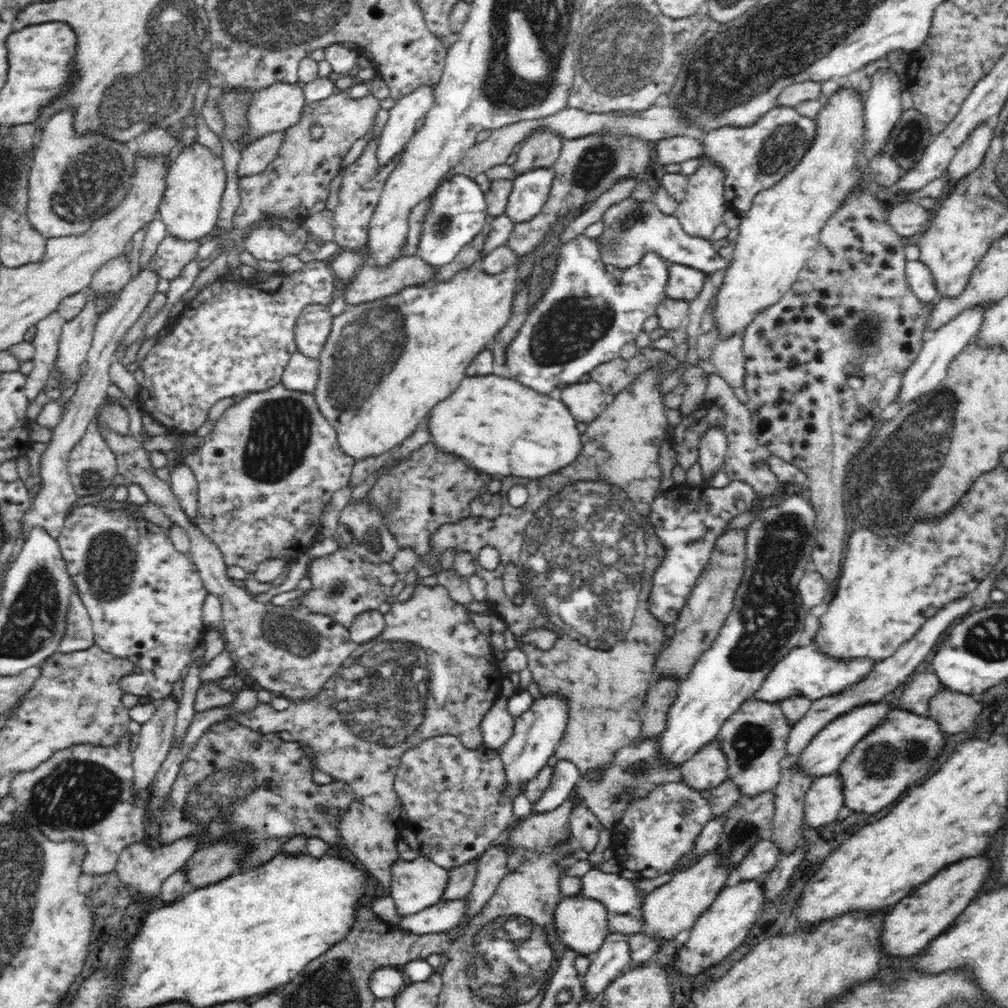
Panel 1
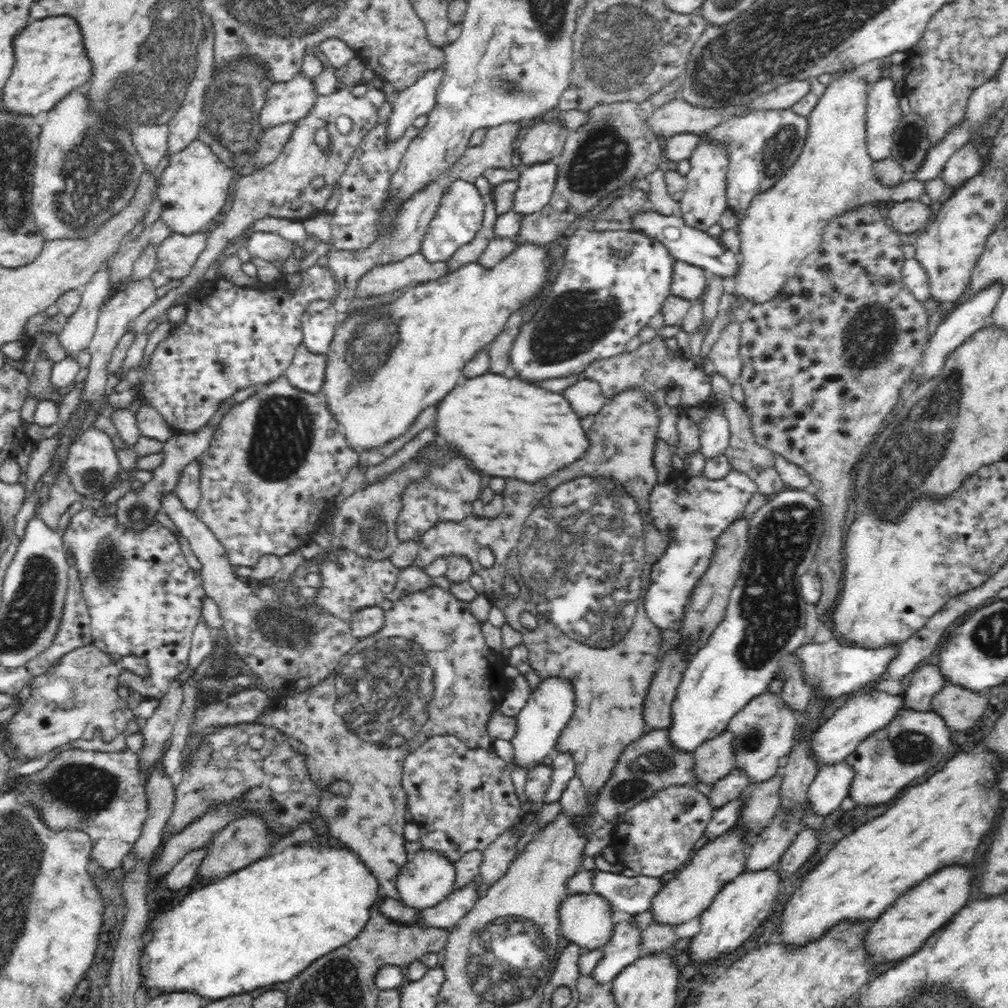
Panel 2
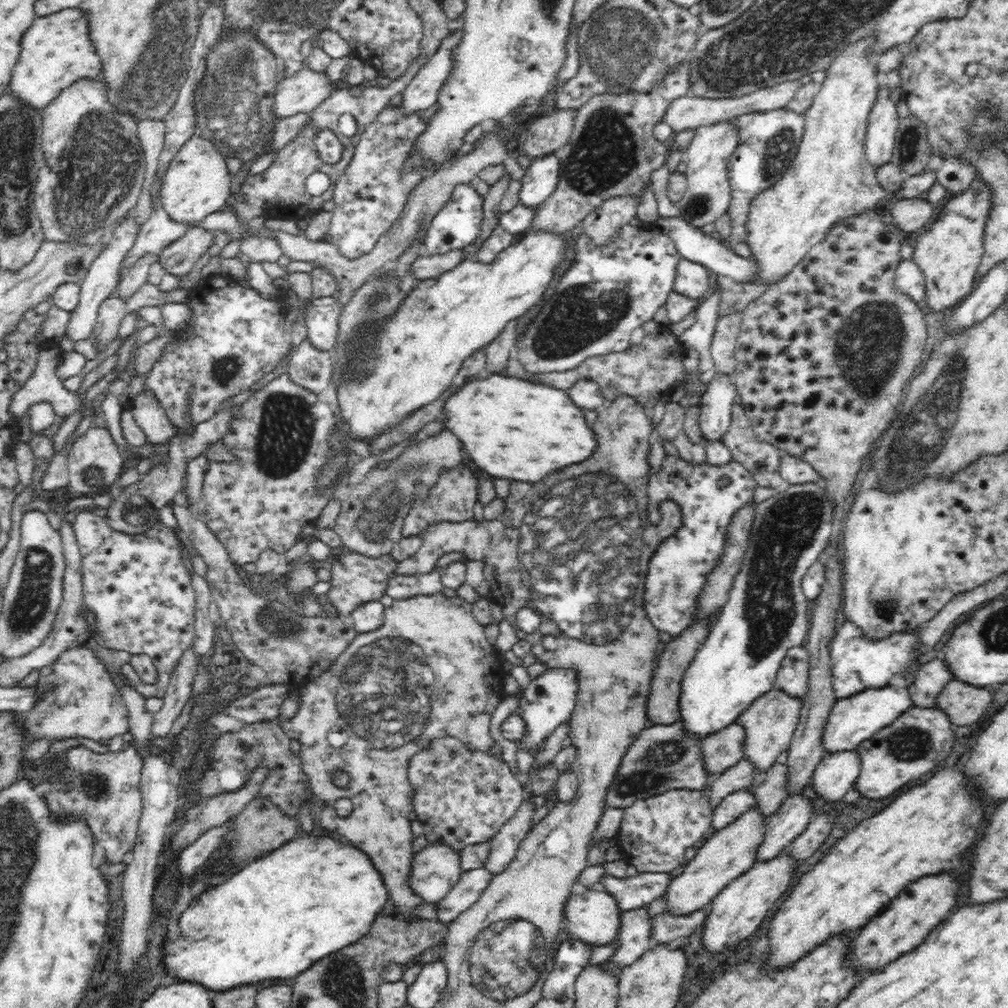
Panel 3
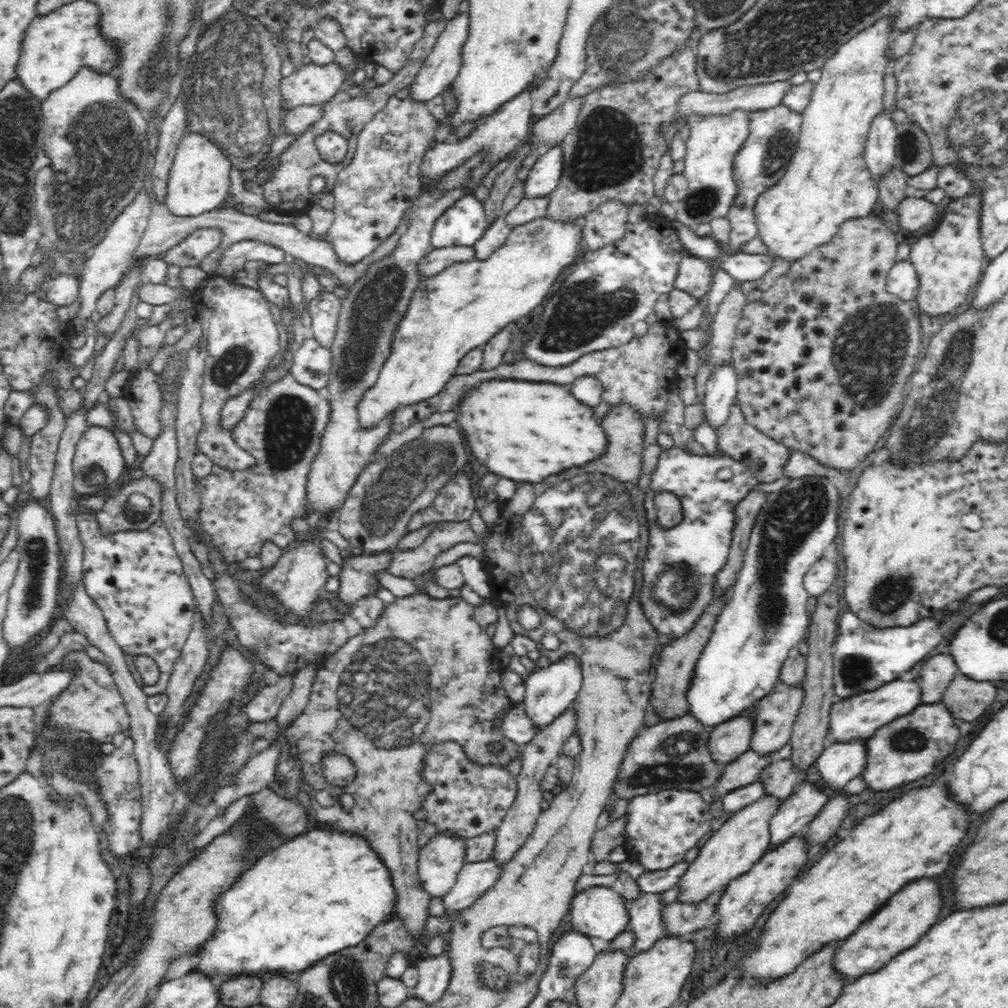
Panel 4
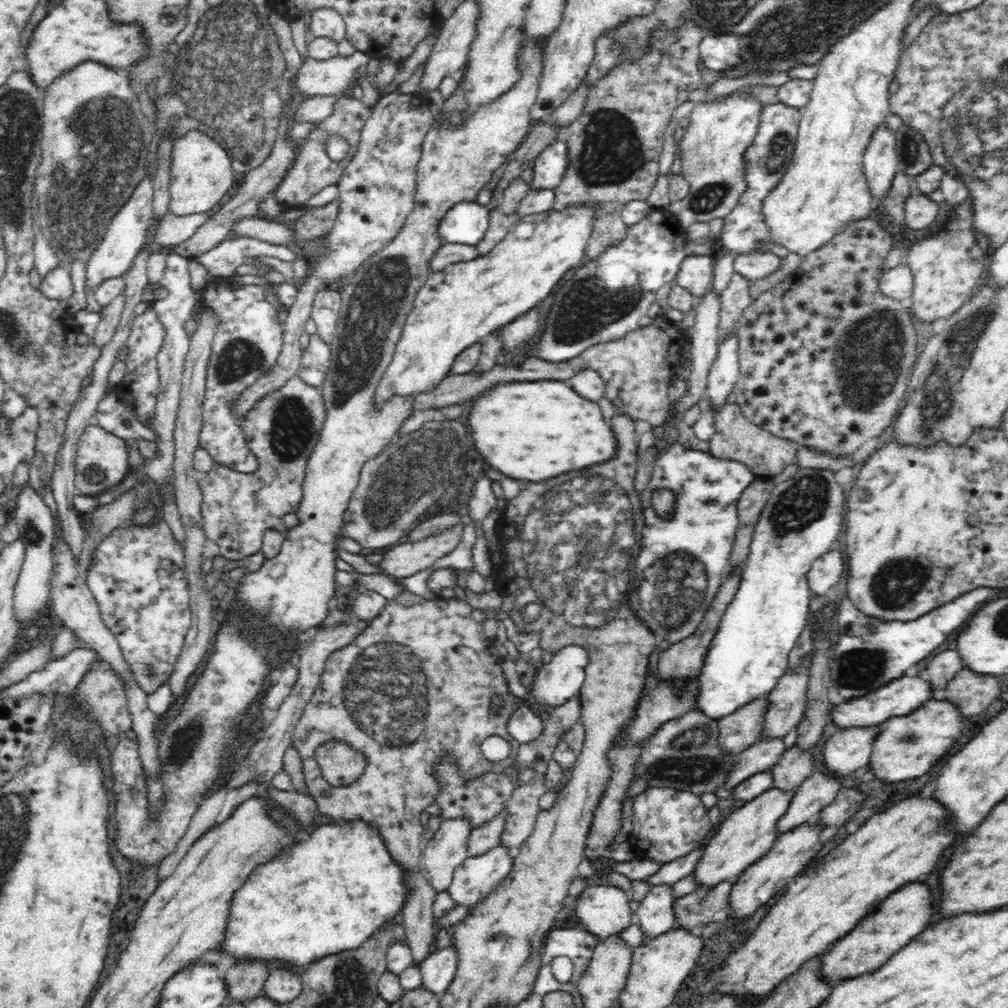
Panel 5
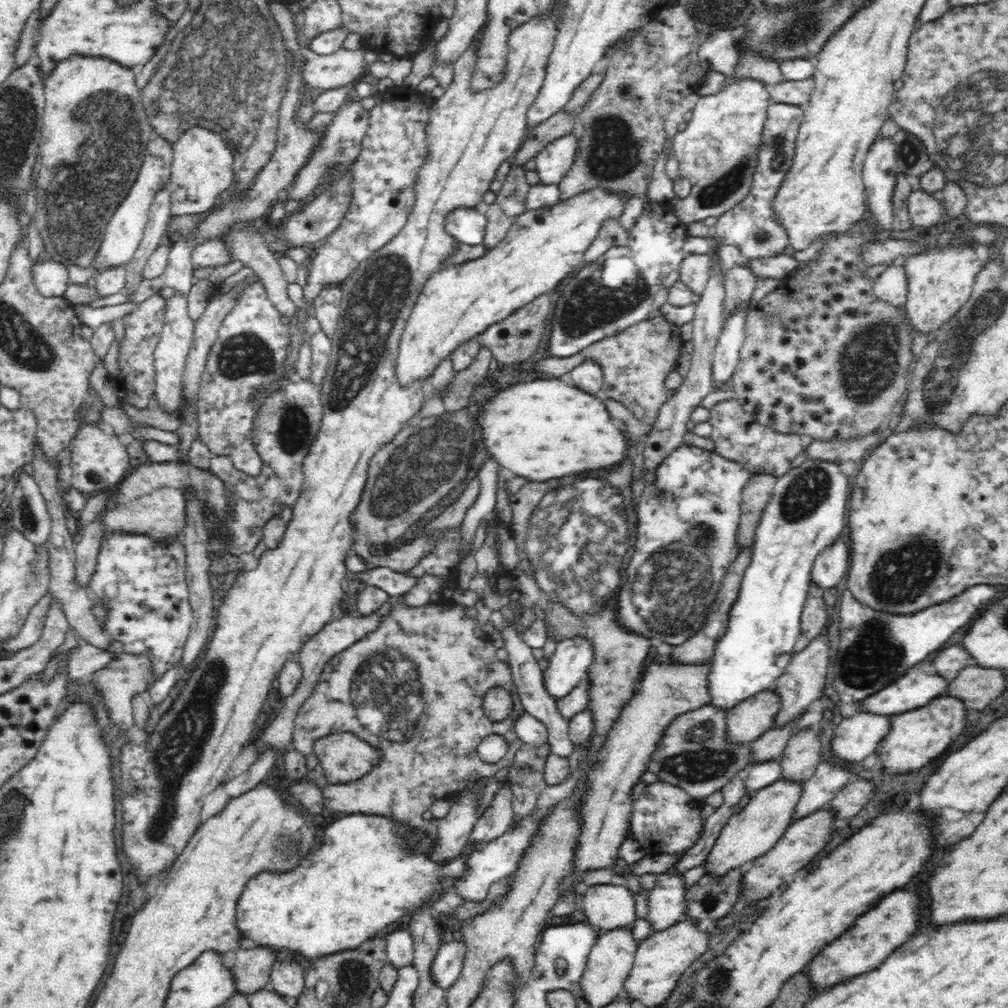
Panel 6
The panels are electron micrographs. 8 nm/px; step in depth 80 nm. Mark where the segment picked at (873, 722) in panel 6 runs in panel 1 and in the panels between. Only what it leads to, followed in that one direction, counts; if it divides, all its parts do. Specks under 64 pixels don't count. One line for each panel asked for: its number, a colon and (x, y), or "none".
1: (824, 798)
2: (825, 794)
3: (836, 773)
4: (839, 763)
5: (847, 750)

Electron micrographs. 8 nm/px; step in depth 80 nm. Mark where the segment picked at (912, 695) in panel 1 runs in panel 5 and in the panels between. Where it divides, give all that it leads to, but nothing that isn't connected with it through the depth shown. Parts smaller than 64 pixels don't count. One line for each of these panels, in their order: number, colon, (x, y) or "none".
2: (927, 681)
3: (929, 680)
4: (935, 676)
5: (943, 667)

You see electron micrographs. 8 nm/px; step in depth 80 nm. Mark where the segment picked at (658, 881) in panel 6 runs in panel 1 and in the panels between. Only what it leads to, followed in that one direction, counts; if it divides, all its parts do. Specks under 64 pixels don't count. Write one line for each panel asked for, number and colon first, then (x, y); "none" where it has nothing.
1: (611, 959)
2: (621, 949)
3: (632, 941)
4: (644, 922)
5: (654, 912)

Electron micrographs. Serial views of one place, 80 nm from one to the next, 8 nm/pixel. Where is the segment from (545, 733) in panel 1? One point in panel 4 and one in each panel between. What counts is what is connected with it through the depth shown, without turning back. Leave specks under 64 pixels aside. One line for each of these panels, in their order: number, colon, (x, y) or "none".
2: (550, 707)
3: (549, 700)
4: (550, 691)

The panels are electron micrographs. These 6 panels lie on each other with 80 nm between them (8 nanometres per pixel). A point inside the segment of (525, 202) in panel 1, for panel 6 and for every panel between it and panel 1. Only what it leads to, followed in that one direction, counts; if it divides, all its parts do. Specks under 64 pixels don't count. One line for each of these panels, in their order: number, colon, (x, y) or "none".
2: (536, 183)
3: (540, 180)
4: (544, 176)
5: (550, 166)
6: (552, 164)

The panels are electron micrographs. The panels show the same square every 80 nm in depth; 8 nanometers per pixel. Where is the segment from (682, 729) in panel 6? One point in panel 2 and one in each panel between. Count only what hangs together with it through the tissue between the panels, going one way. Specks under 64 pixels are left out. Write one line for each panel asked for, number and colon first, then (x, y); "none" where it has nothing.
2: (647, 765)
3: (664, 757)
4: (675, 754)
5: (683, 753)

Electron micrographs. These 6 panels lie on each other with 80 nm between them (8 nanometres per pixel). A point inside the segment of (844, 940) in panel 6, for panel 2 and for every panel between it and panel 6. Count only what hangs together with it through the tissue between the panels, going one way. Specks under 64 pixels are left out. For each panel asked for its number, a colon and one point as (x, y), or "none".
2: (913, 918)
3: (922, 906)
4: (907, 916)
5: (904, 914)

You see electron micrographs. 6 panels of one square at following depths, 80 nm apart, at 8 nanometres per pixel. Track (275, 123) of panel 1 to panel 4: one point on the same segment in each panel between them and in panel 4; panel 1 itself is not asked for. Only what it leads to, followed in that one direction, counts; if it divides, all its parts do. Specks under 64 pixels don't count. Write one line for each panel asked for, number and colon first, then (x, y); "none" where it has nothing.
2: (287, 102)
3: (301, 92)
4: (311, 84)

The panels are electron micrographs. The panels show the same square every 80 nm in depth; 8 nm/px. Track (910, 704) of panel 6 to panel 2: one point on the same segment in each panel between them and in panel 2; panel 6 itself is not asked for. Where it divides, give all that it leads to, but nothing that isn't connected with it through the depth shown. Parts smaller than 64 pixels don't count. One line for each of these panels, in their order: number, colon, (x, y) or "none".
2: (861, 715)
3: (854, 719)
4: (858, 717)
5: (901, 696)

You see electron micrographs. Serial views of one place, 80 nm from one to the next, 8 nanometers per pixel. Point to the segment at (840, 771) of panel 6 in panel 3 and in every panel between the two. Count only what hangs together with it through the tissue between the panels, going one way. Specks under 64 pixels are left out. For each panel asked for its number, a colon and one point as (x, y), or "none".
3: (794, 814)
4: (791, 819)
5: (819, 790)

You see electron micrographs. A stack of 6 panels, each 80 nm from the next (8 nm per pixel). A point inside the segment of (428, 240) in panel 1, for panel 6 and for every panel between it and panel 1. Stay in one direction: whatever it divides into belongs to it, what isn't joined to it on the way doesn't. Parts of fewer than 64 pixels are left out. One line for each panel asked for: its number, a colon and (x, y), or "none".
2: (459, 217)
3: (458, 223)
4: (462, 224)
5: (466, 223)
6: (467, 225)

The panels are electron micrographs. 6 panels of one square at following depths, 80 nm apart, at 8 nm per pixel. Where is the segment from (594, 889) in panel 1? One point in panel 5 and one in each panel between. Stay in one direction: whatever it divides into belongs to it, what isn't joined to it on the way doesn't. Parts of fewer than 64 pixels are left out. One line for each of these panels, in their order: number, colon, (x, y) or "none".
2: (627, 896)
3: (632, 893)
4: (650, 882)
5: (669, 873)

